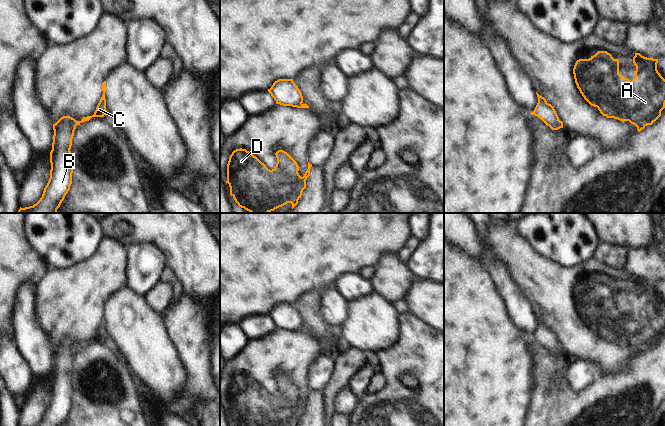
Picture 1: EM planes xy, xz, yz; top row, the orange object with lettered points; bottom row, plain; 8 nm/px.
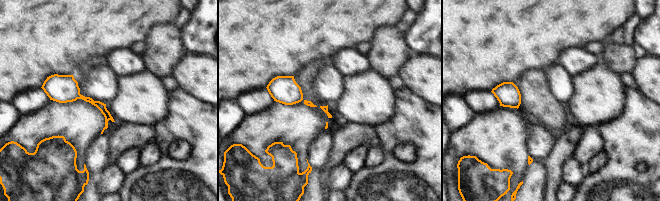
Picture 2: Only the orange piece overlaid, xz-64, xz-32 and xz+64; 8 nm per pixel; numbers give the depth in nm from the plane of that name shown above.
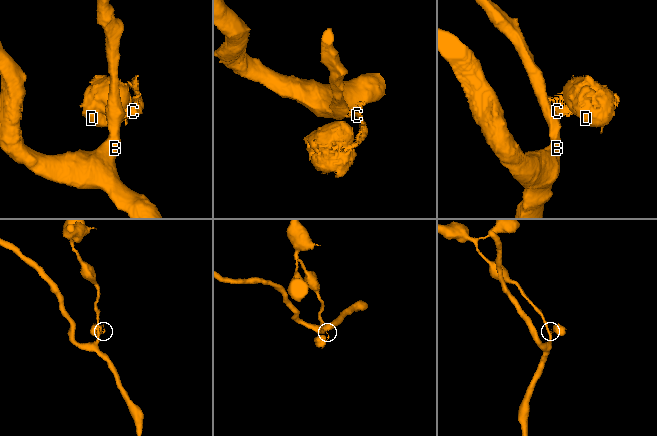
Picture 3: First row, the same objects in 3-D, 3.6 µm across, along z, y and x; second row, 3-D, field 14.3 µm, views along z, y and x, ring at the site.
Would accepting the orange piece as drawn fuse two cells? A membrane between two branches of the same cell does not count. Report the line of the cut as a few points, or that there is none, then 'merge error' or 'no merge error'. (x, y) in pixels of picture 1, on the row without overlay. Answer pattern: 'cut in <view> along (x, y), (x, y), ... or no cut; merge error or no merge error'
cut in xy along (76, 345), (75, 349); merge error

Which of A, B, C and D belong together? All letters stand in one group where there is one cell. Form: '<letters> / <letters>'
A C D / B

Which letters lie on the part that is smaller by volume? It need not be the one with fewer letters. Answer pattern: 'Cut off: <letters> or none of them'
Cut off: A, C, D

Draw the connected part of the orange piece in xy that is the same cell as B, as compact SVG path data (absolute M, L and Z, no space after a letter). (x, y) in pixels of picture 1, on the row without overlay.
M70 340L61 341L53 348L53 367L50 376L50 402L38 426L62 426L72 408L71 370L76 344Z

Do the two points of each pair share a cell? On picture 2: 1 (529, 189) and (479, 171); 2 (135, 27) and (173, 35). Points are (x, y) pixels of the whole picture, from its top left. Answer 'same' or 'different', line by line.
1: different
2: different

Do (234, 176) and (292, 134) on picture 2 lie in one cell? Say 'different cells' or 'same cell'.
same cell

